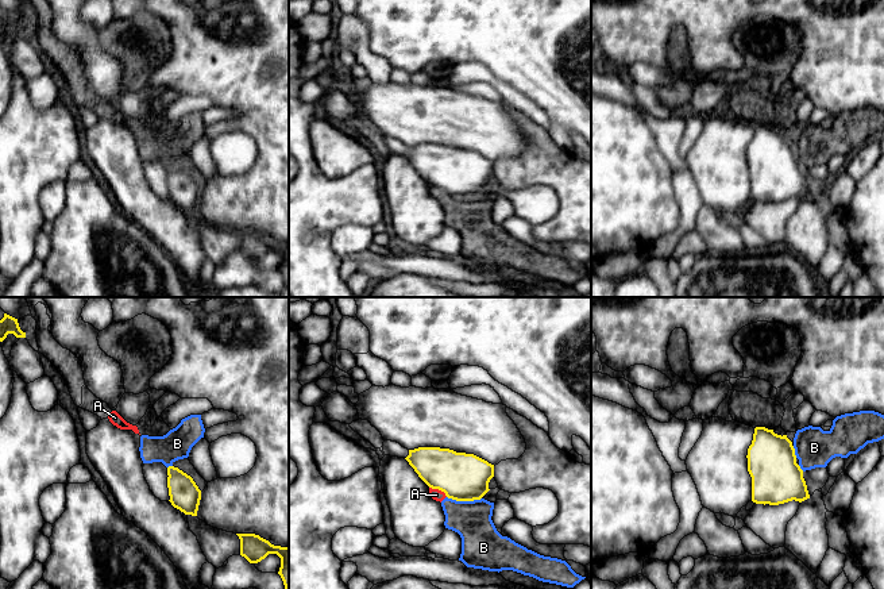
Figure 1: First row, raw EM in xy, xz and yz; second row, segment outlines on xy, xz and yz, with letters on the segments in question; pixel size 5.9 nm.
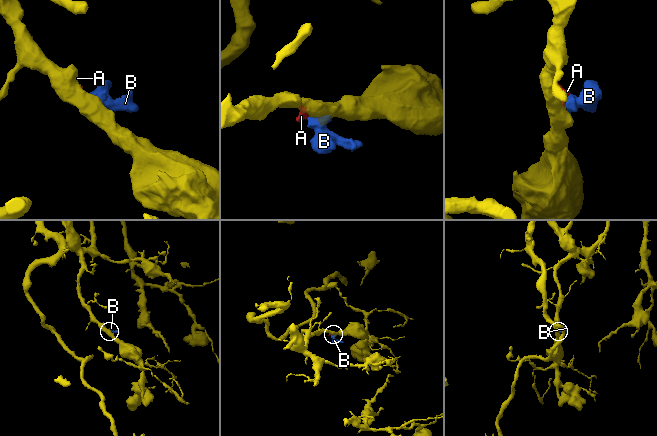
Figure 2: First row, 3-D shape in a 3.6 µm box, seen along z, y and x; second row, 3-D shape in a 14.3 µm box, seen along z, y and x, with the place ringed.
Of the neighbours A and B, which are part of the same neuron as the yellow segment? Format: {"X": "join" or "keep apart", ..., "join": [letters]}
{"A": "keep apart", "B": "keep apart", "join": []}

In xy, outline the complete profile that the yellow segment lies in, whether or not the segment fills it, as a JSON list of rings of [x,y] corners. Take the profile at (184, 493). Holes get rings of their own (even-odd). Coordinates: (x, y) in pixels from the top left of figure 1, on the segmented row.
[[[174,466],[167,467],[167,476],[169,501],[171,505],[185,515],[197,516],[201,490],[193,478]]]

